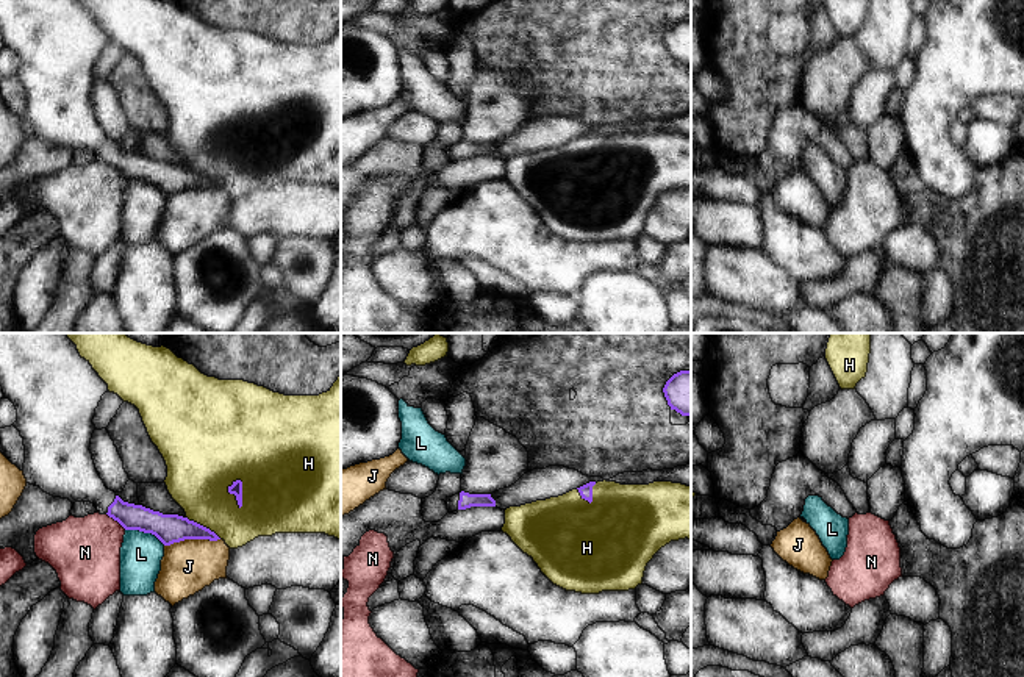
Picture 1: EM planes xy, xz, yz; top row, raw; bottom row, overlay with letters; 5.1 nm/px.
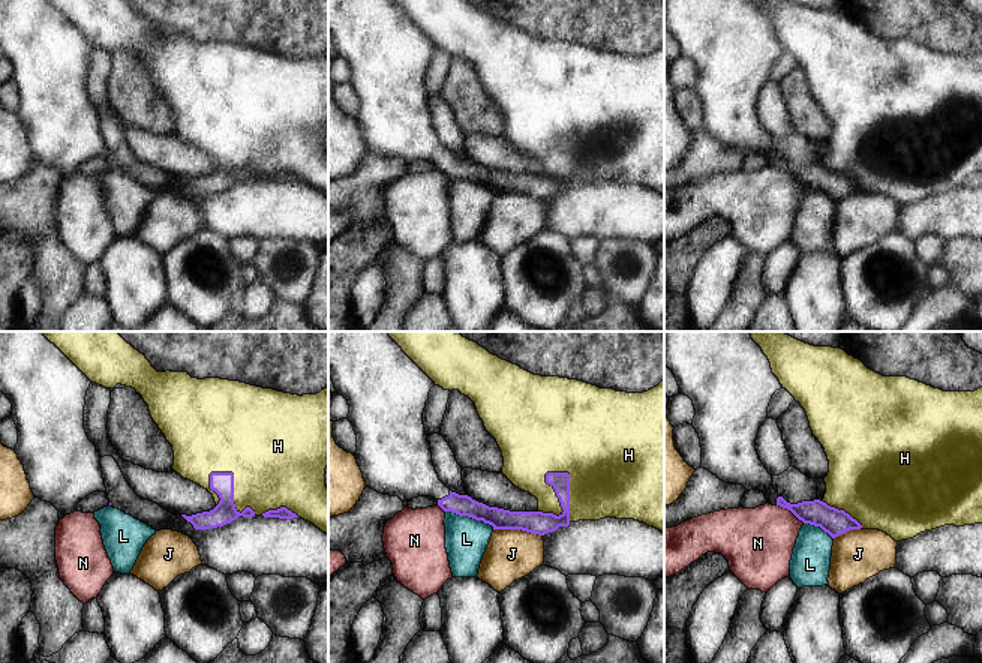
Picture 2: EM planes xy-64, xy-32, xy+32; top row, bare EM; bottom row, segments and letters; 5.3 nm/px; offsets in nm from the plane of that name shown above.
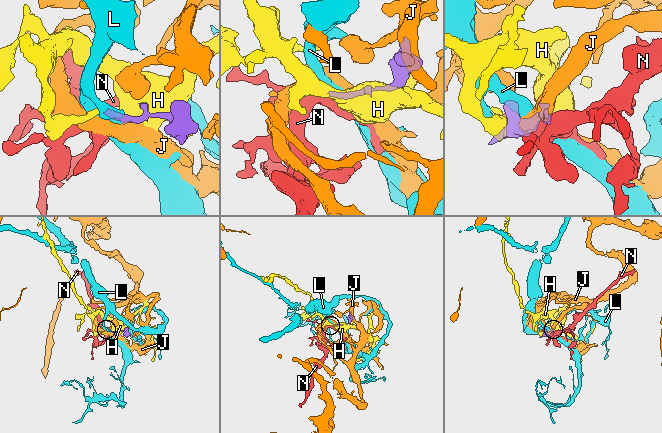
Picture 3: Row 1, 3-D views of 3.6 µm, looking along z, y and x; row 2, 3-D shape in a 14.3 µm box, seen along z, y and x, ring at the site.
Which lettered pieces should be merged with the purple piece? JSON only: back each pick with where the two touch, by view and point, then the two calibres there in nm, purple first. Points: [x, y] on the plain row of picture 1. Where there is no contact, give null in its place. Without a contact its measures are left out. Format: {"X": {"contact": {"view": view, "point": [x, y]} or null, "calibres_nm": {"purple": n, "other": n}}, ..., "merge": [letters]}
{"merge": []}

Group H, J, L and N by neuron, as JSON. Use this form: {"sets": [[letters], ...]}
{"sets": [["H"], ["J"], ["L"], ["N"]]}

